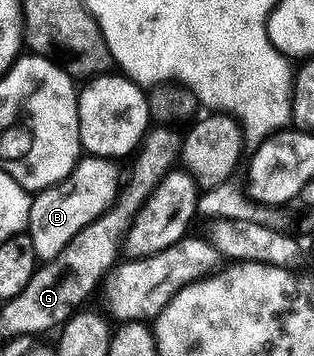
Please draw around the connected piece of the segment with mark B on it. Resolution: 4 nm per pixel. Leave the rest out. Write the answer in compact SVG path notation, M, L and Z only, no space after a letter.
M84 155L66 180L33 196L27 230L41 262L47 263L56 258L80 229L87 227L115 202L120 186L117 167L119 166L113 160Z

